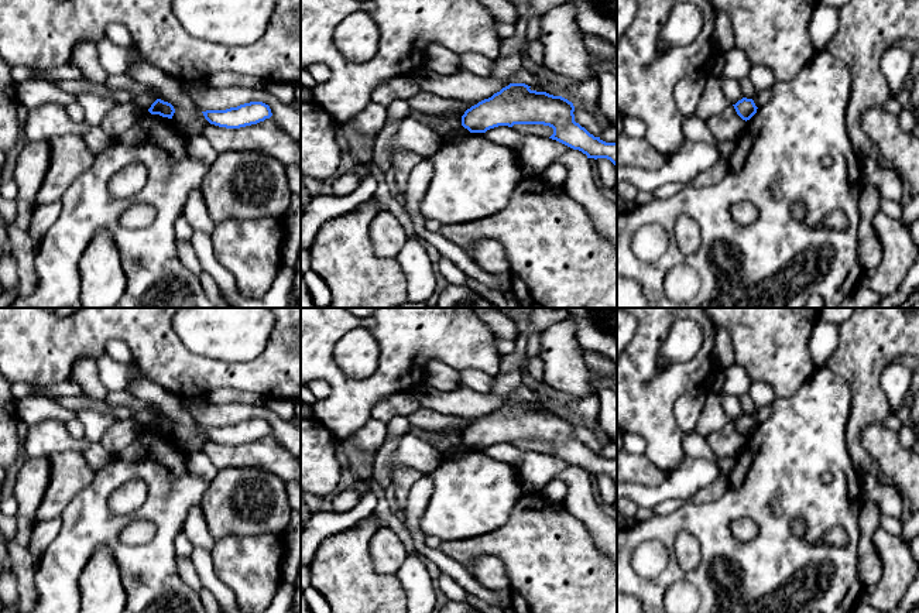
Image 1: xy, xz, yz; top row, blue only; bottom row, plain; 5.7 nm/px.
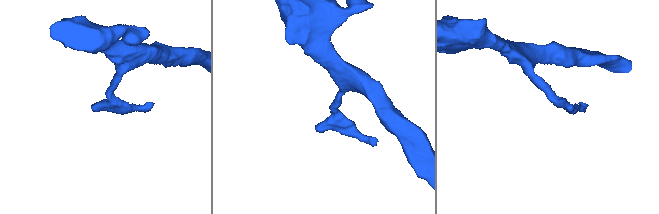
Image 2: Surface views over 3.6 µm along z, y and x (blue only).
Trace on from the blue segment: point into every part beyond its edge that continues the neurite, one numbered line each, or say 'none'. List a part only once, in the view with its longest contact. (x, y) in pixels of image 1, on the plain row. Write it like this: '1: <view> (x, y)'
none

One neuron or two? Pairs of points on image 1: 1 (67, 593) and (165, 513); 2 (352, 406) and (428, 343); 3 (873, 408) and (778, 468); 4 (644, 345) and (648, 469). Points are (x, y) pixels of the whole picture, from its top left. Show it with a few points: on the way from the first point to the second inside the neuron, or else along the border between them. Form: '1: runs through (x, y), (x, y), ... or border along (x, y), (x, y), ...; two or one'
1: runs through (76, 557), (93, 540), (150, 550); one
2: runs through (370, 390), (410, 353); one
3: border along (851, 391), (847, 421), (850, 456); two
4: border along (645, 454), (658, 468), (668, 472); two

